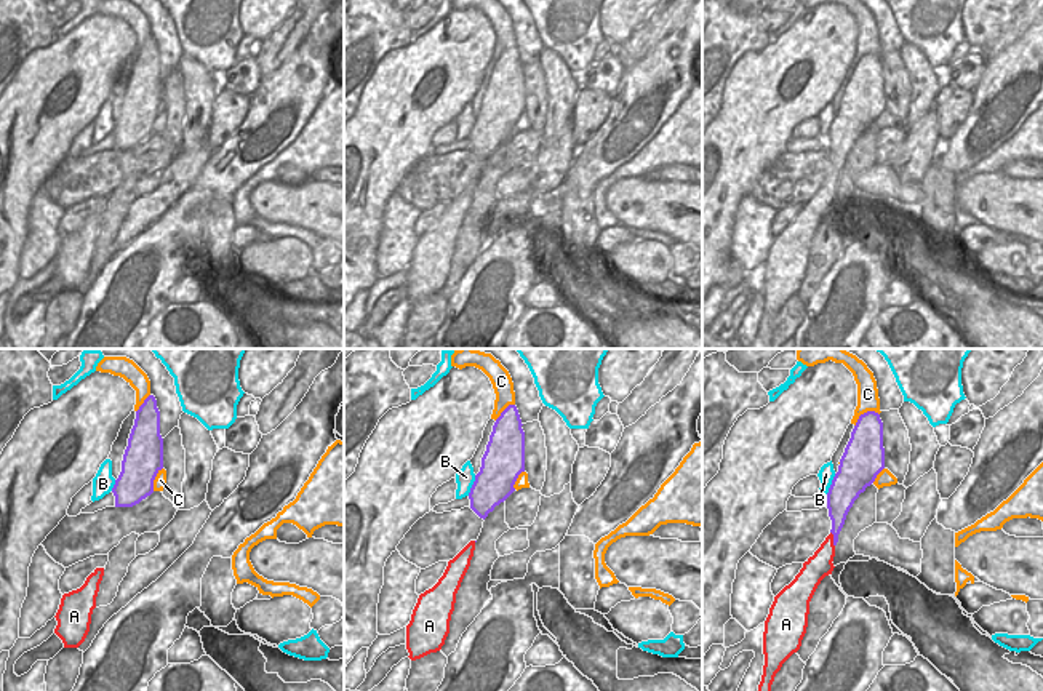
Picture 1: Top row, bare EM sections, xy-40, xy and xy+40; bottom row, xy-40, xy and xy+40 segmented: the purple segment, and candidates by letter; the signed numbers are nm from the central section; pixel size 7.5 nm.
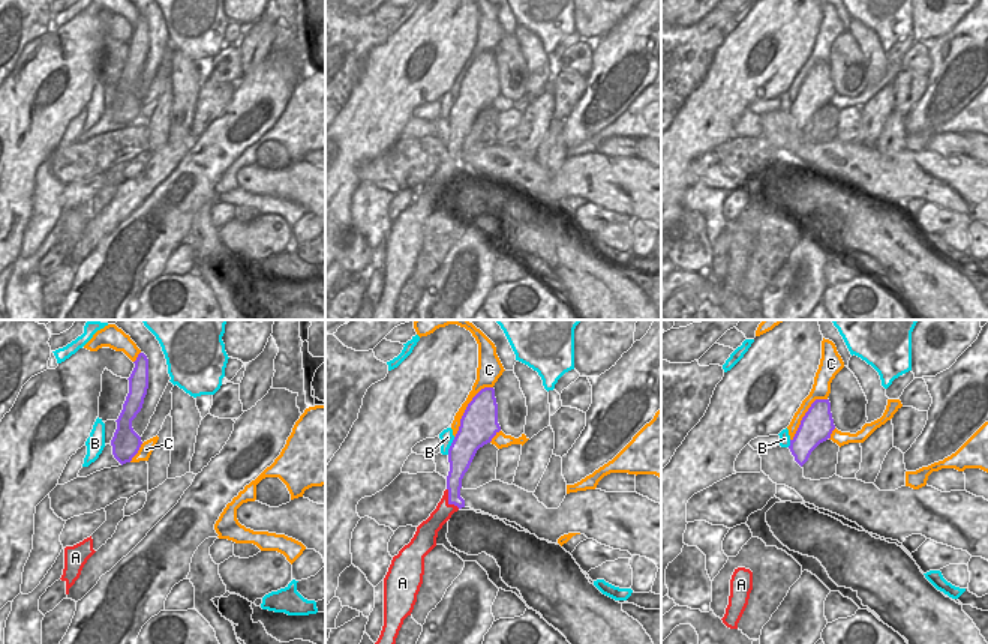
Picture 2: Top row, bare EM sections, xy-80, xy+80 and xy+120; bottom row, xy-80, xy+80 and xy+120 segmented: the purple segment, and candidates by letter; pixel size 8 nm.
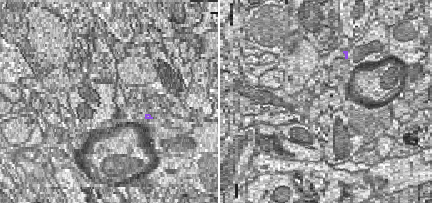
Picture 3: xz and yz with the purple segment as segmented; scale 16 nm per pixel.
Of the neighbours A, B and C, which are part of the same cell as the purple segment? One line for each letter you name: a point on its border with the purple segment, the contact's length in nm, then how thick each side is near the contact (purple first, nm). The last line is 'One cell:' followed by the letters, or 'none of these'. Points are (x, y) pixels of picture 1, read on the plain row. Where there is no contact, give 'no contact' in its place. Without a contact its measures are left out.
One cell: none of these

